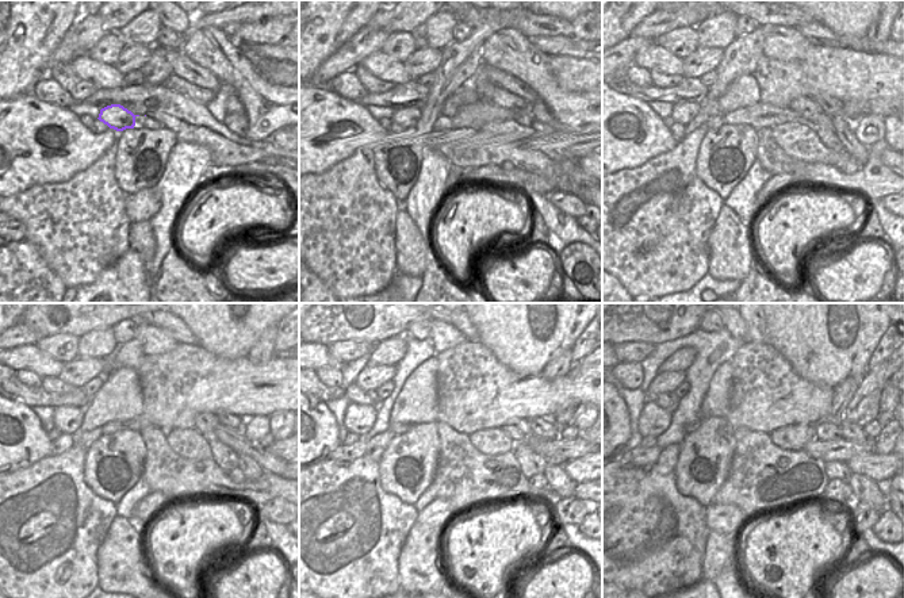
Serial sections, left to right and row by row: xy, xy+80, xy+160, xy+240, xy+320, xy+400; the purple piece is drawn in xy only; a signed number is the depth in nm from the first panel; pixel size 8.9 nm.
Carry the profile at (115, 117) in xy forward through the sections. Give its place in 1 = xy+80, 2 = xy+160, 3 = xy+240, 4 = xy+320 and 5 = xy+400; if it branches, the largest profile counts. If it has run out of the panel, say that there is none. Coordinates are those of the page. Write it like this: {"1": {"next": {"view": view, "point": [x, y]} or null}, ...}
{"1": {"next": {"view": "xy+80", "point": [403, 115]}}, "2": {"next": {"view": "xy+160", "point": [682, 114]}}, "3": {"next": {"view": "xy+240", "point": [68, 420]}}, "4": {"next": {"view": "xy+320", "point": [359, 420]}}, "5": {"next": {"view": "xy+400", "point": [654, 421]}}}

